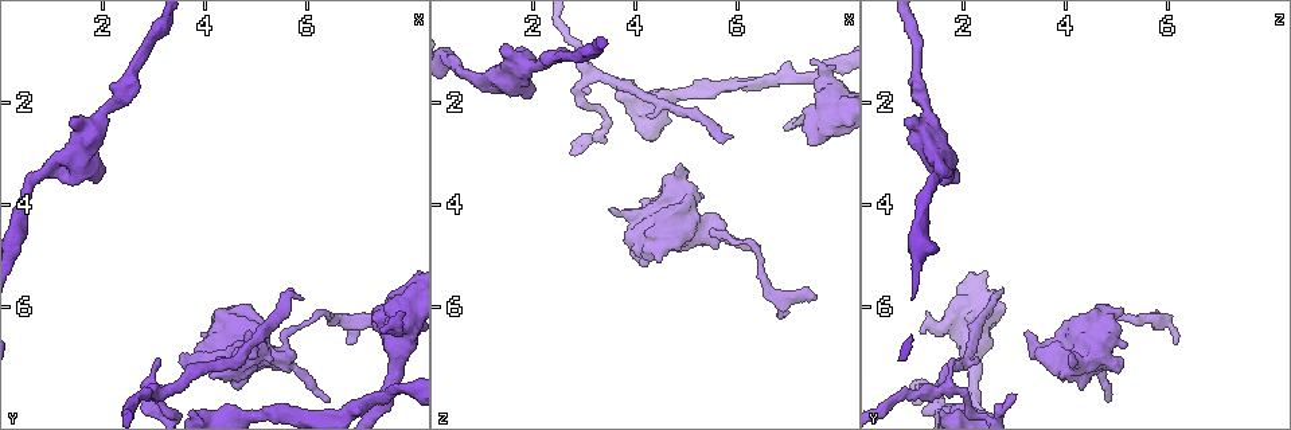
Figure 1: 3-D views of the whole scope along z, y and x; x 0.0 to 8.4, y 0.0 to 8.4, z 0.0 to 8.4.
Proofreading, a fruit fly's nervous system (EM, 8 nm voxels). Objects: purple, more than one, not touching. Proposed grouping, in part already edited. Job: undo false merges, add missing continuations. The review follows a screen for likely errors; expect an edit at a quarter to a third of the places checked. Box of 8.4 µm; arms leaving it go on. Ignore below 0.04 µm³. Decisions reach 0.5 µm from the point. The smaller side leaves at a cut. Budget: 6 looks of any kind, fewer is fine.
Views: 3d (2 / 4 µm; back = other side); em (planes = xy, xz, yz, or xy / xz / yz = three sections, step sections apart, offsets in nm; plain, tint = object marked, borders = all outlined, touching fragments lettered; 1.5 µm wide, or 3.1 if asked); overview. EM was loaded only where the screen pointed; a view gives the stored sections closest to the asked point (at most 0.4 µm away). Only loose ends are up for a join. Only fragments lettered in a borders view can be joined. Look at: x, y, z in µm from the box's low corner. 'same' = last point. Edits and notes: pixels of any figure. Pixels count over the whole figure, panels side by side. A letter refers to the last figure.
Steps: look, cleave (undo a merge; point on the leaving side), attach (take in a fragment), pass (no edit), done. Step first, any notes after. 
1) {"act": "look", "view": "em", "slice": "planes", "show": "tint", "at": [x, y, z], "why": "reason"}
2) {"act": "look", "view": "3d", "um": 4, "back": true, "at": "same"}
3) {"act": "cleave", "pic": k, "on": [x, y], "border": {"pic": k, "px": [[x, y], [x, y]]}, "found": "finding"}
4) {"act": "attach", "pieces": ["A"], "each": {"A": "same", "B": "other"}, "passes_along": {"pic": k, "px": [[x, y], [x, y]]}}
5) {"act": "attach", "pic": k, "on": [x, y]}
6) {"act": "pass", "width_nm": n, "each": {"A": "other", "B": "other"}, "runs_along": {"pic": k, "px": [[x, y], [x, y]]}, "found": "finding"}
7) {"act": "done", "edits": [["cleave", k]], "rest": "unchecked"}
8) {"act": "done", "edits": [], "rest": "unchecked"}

{"act": "look", "view": "em", "slice": "planes", "show": "borders", "at": [3.55, 6.90, 4.10], "why": "thick end"}

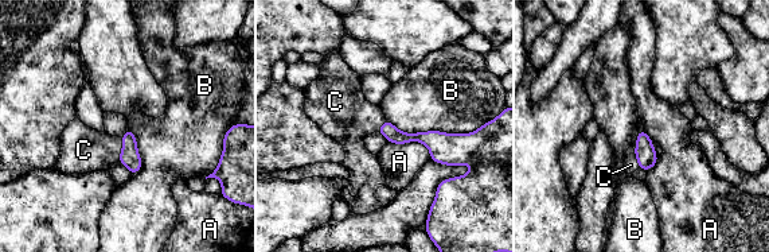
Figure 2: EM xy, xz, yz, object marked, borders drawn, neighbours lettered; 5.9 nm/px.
{"act": "attach", "pieces": ["C"], "longest_contact_nm": ["B", 550], "each": {"A": "other", "B": "other", "C": "same"}, "passes_along": {"pic": 2, "px": [[644, 150], [635, 152], [631, 165]]}, "found": "it goes on there"}

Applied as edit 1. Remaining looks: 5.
{"act": "look", "view": "em", "slice": "xy", "step": 4, "show": "plain", "at": [5.90, 5.85, 2.65], "why": "thin end"}

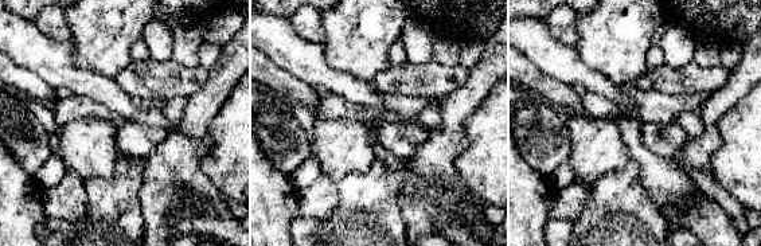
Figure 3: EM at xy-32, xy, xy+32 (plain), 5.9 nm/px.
{"act": "look", "view": "em", "slice": "xy", "step": 4, "show": "borders", "at": "same", "why": "see the neighbours"}

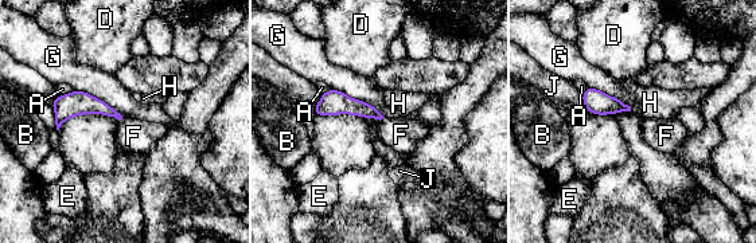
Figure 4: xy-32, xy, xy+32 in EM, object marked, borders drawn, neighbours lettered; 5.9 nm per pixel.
{"act": "attach", "pieces": ["H"], "each": {"A": "other", "B": "other", "D": "other", "E": "other", "F": "other", "G": "other", "H": "same", "J": "other"}, "passes_along": {"pic": 4, "px": [[596, 102], [626, 105], [650, 102]]}, "found": "the cell continues"}

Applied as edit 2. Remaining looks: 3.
{"act": "look", "view": "overview", "why": "see it whole again"}

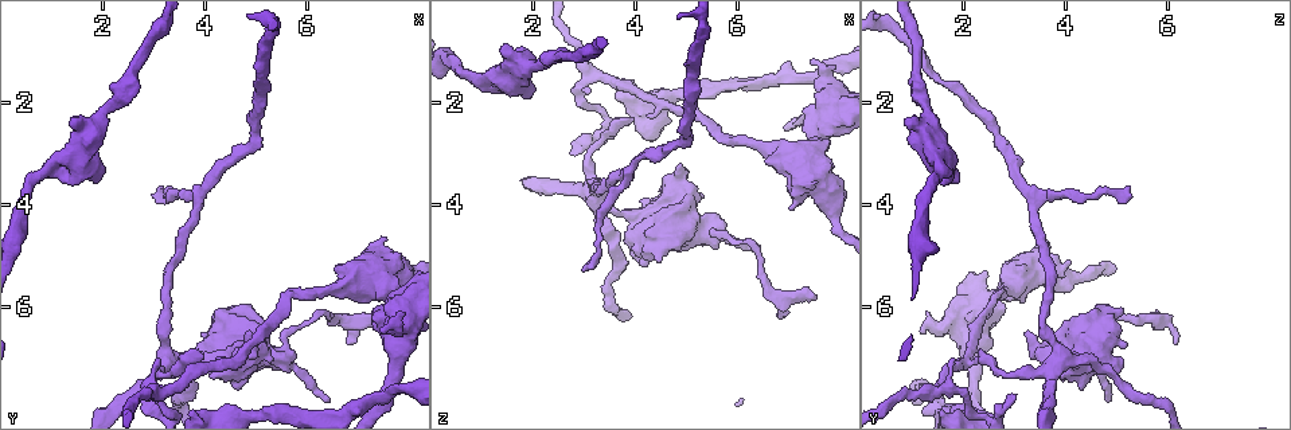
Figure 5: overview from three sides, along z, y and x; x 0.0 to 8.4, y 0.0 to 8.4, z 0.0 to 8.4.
{"act": "look", "view": "3d", "um": 4, "at": [1.45, 2.30, 1.00], "why": "branch stops here"}

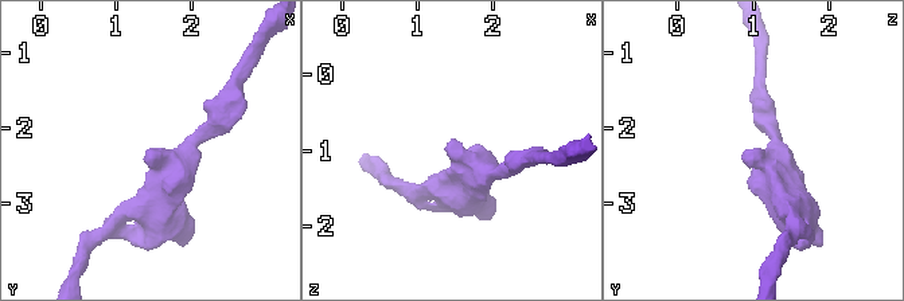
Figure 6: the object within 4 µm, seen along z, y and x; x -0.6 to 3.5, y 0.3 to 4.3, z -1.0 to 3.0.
{"act": "look", "view": "em", "slice": "planes", "show": "borders", "at": [1.40, 2.30, 0.95]}

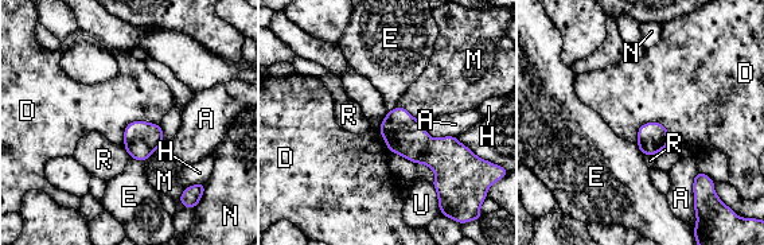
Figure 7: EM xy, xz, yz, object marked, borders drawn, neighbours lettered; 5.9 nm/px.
{"act": "pass", "each": {"A": "other", "D": "other", "E": "other", "H": "other", "M": "other", "N": "other", "R": "other", "U": "other"}, "border": {"pic": 7, "px": [[636, 129], [661, 123], [670, 144]]}, "found": "none of them fits"}

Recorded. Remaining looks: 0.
{"act": "done", "edits": [["attach", 2], ["attach", 4]], "rest": "unchecked"}

